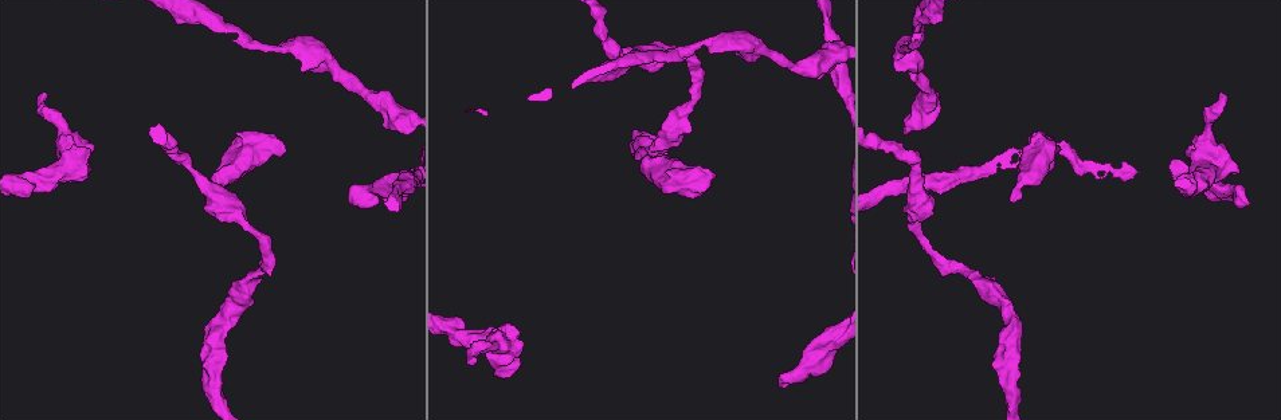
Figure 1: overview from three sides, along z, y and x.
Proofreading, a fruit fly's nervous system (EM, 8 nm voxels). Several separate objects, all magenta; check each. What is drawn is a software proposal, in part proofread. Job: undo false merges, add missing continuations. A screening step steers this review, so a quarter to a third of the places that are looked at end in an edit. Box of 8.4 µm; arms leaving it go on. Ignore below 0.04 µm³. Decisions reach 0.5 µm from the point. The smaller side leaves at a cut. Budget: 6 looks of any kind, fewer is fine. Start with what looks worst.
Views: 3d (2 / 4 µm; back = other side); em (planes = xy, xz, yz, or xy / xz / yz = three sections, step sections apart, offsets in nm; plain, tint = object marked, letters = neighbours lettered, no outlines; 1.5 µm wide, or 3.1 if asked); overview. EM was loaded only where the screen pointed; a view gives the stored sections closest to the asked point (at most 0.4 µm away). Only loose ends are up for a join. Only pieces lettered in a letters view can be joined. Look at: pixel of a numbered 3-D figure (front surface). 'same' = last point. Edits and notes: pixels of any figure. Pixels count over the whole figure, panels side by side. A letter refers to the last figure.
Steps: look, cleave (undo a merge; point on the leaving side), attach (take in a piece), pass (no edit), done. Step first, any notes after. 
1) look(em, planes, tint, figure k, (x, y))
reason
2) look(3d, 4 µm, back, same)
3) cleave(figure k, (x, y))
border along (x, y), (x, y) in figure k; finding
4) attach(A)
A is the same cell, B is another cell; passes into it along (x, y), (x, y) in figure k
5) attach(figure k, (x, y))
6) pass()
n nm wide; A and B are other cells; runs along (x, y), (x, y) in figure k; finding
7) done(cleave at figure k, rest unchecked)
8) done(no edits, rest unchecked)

look(em, planes, letters, figure 1, (349, 203))
free end

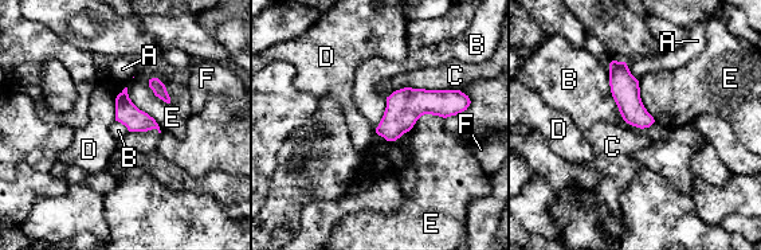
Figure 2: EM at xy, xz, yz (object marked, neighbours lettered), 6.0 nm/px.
pass()
B touches over 460 nm; A, B, C, D, E and F are other cells; border along (610, 62), (620, 116), (648, 128) in figure 2; no lettered piece goes on from it

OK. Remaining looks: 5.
look(3d, 4 µm, figure 1, (639, 147))
thick end

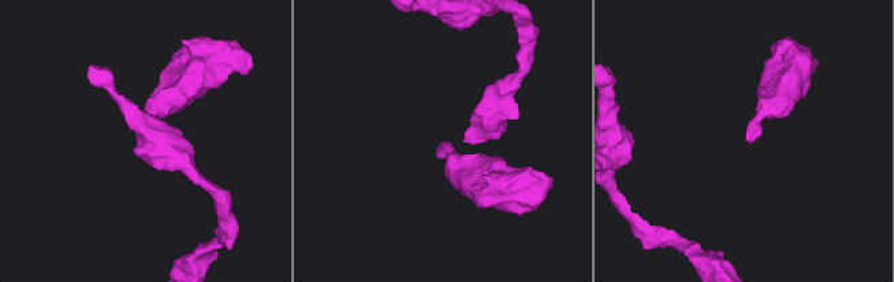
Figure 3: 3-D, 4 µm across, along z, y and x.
look(em, planes, letters, figure 3, (442, 144))
now the EM

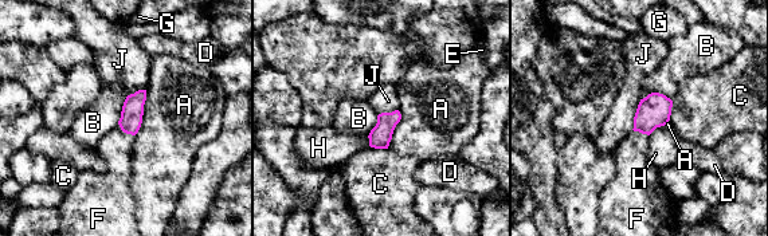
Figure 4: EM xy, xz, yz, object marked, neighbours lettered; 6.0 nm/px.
attach(F)
F is the same cell, A, B, C, D, E, G, H and J are other cells; passes into it along (132, 113), (125, 132), (116, 149) in figure 4; it goes on there

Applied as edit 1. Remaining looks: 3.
look(3d, 2 µm, figure 1, (300, 44))
calibre changes

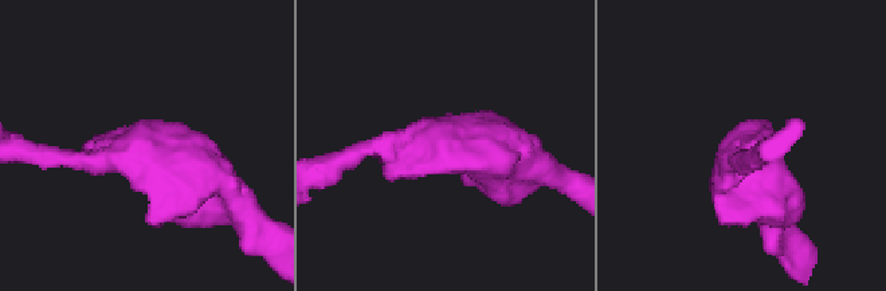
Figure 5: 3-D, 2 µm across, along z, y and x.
look(em, planes, letters, figure 5, (146, 147))

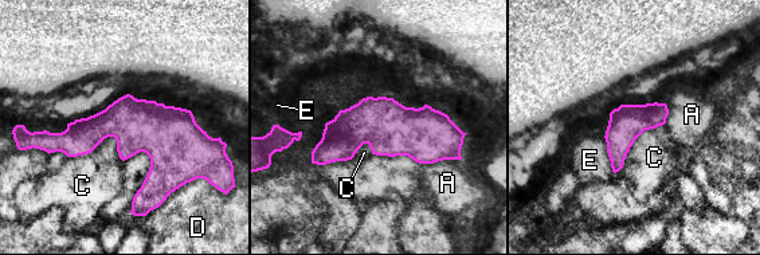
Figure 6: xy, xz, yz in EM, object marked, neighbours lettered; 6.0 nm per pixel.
pass()
A, C, D and E are other cells; border along (67, 157), (113, 137), (122, 161) in figure 6; continuous, no second neuron

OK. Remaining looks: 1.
done(attach at figure 4, rest unchecked)

